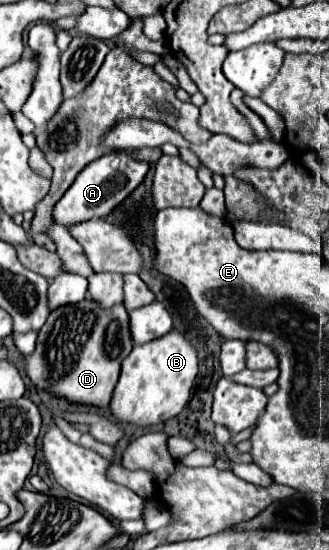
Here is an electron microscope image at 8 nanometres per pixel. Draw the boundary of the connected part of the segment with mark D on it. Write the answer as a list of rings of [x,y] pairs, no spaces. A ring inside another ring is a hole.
[[[85,297],[77,305],[61,305],[51,311],[47,325],[39,331],[35,353],[27,357],[27,375],[37,389],[47,389],[73,403],[107,407],[119,379],[121,361],[131,349],[133,337],[125,305],[103,307]]]

